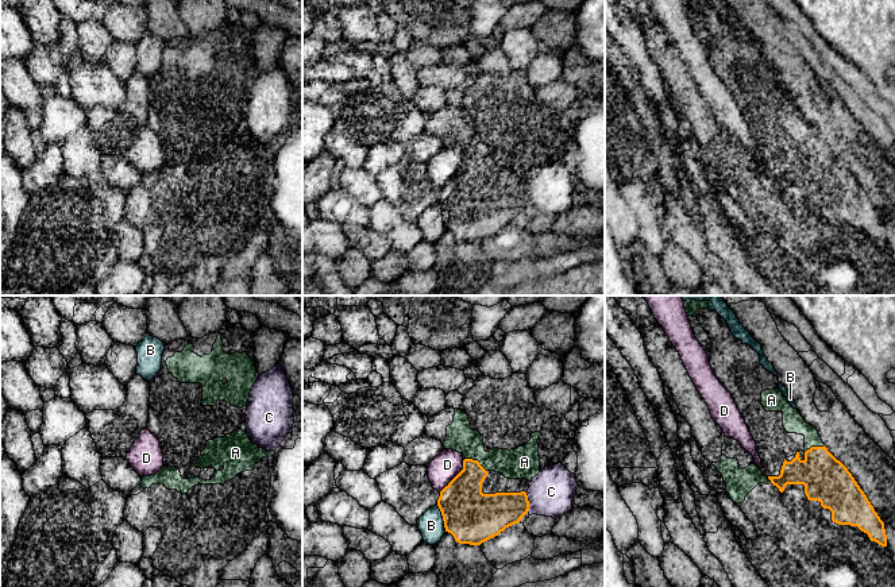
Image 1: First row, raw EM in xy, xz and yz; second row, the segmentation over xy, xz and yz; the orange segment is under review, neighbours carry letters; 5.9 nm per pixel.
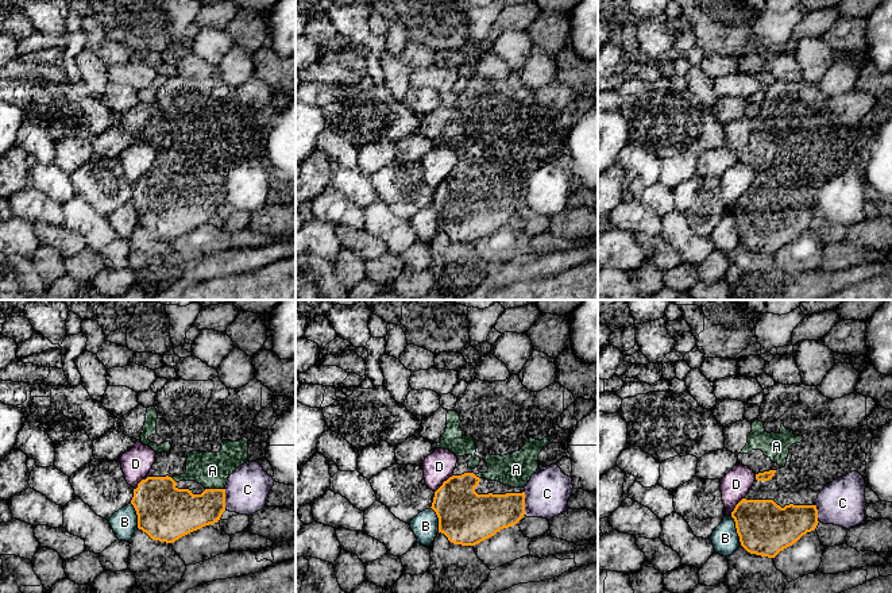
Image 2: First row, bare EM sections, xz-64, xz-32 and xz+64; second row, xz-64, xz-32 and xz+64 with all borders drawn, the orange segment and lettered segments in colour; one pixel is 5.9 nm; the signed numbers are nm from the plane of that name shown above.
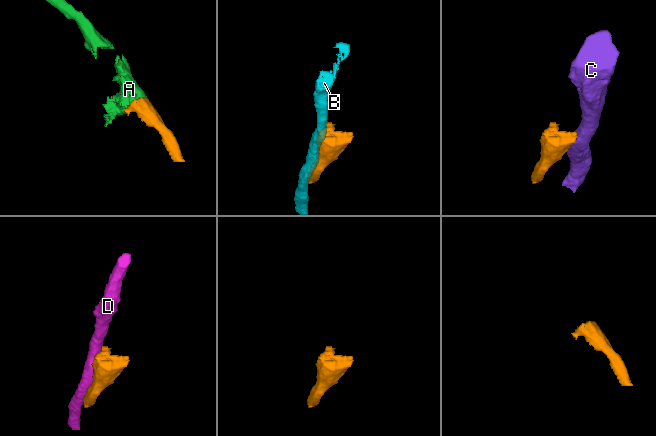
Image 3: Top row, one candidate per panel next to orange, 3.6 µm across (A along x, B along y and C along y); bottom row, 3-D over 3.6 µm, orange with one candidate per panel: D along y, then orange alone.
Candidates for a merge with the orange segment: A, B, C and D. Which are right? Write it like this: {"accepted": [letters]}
{"accepted": ["A"]}

